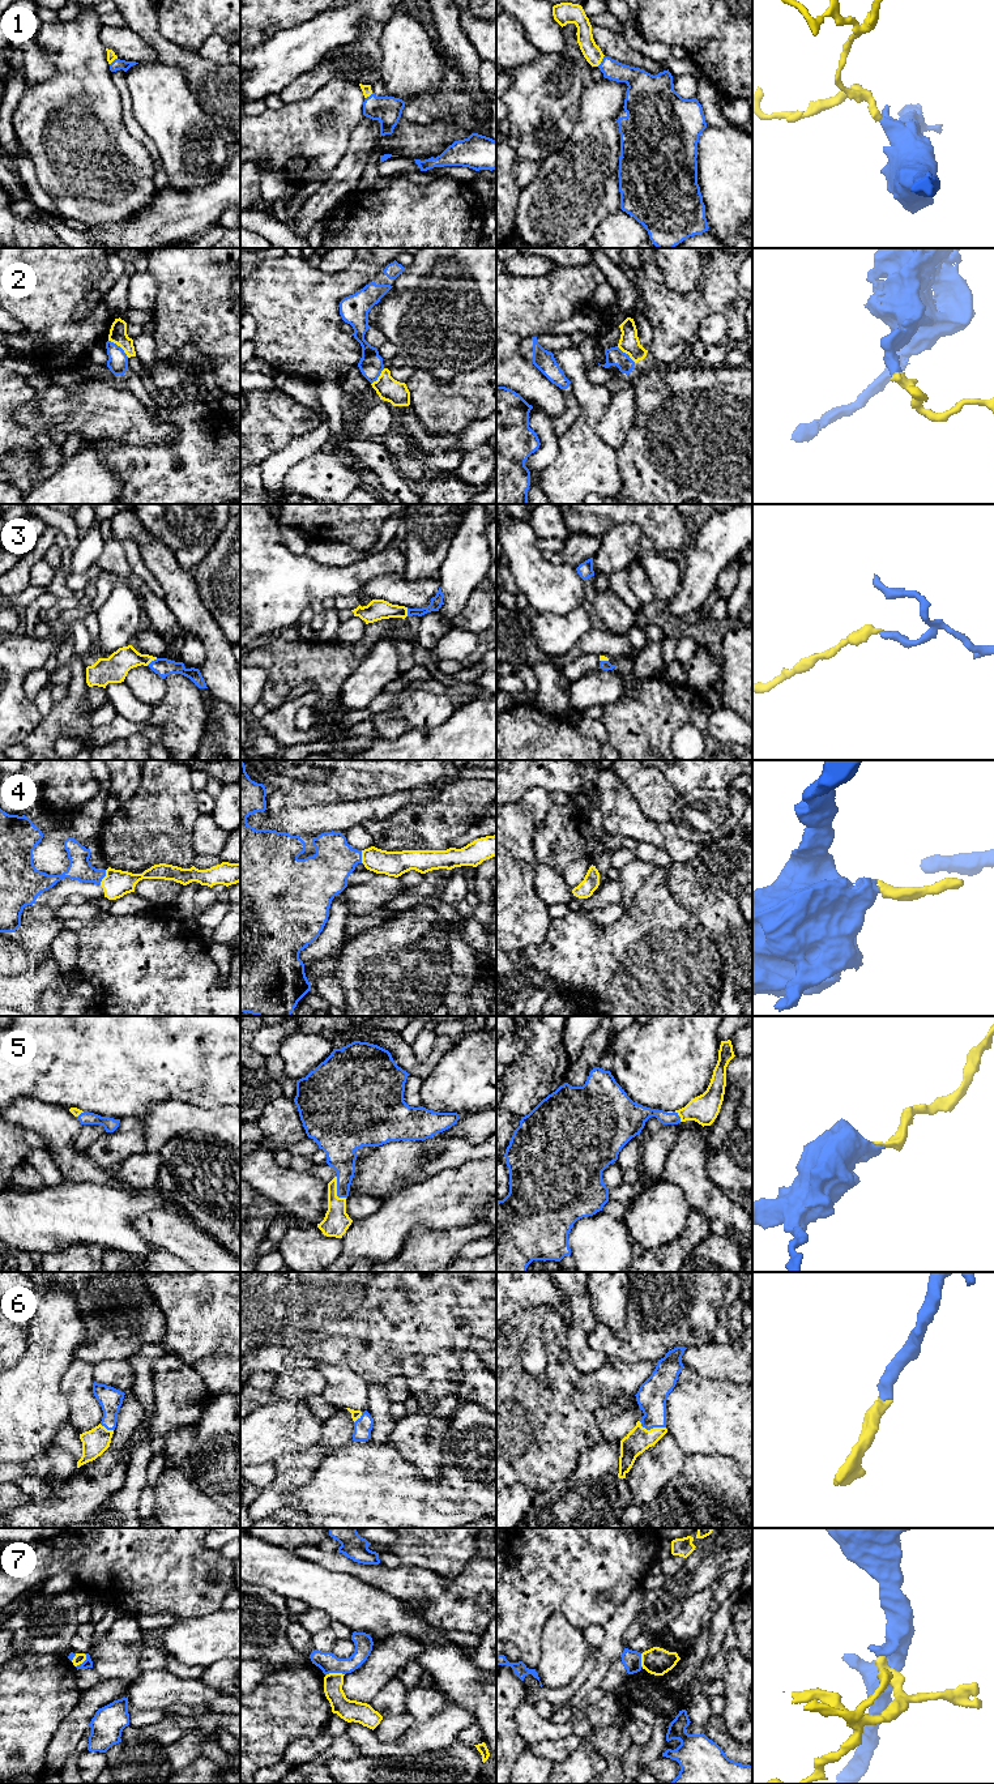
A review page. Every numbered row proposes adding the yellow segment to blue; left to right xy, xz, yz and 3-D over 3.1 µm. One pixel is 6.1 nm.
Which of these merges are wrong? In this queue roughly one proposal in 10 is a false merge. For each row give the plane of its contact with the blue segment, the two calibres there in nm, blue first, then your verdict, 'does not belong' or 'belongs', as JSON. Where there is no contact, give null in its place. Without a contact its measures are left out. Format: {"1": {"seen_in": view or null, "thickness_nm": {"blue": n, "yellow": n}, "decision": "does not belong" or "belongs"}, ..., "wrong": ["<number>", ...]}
{"1": {"seen_in": "yz", "thickness_nm": {"blue": 150, "yellow": 110}, "decision": "belongs"}, "2": {"seen_in": "xy", "thickness_nm": {"blue": 130, "yellow": 110}, "decision": "does not belong"}, "3": {"seen_in": "xy", "thickness_nm": {"blue": 110, "yellow": 160}, "decision": "belongs"}, "4": {"seen_in": "xy", "thickness_nm": {"blue": 140, "yellow": 170}, "decision": "belongs"}, "5": {"seen_in": "xz", "thickness_nm": {"blue": 180, "yellow": 160}, "decision": "belongs"}, "6": {"seen_in": "yz", "thickness_nm": {"blue": 190, "yellow": 150}, "decision": "belongs"}, "7": {"seen_in": "xz", "thickness_nm": {"blue": 120, "yellow": 130}, "decision": "does not belong"}, "wrong": ["2", "7"]}

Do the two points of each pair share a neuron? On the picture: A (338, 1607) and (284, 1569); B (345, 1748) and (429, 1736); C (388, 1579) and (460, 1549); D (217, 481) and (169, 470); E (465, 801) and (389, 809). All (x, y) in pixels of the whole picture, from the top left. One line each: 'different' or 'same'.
A: same
B: different
C: different
D: same
E: different

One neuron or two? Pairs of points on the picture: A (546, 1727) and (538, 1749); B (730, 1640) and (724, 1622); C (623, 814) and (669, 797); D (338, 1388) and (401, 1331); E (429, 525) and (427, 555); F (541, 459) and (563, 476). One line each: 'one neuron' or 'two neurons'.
A: two neurons
B: two neurons
C: two neurons
D: two neurons
E: one neuron
F: two neurons

